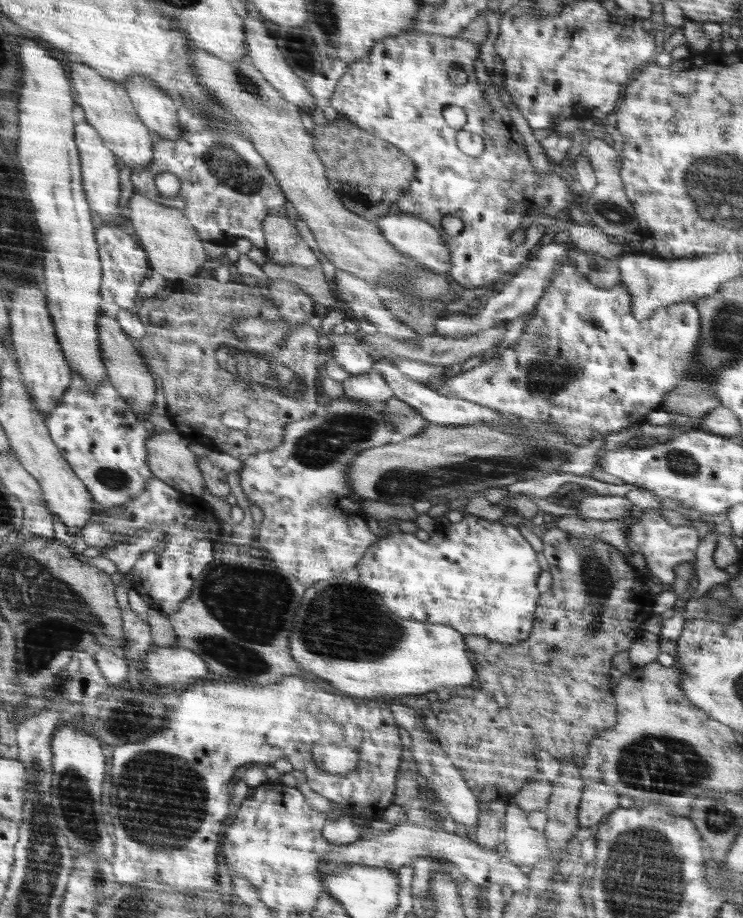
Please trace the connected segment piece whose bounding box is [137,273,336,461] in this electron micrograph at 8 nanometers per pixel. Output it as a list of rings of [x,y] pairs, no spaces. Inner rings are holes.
[[[203,273],[189,277],[184,281],[179,280],[177,283],[173,284],[172,292],[165,299],[160,299],[160,297],[154,296],[152,298],[144,299],[139,305],[140,310],[138,315],[146,326],[145,335],[137,340],[139,348],[142,349],[142,354],[146,356],[146,362],[149,363],[150,370],[152,370],[162,382],[166,415],[173,422],[173,425],[178,432],[190,441],[199,442],[211,451],[226,453],[238,460],[245,461],[248,457],[253,456],[256,453],[277,449],[281,442],[285,440],[286,425],[289,425],[291,422],[310,419],[314,416],[314,412],[318,410],[318,404],[316,404],[316,390],[314,390],[314,384],[316,384],[316,372],[318,372],[320,366],[324,366],[324,362],[333,360],[335,357],[336,344],[330,342],[327,350],[324,350],[324,352],[316,350],[316,344],[318,344],[318,332],[309,324],[306,324],[297,326],[297,329],[292,329],[287,334],[287,337],[285,338],[286,342],[282,344],[282,348],[280,350],[276,349],[276,354],[258,354],[258,350],[242,350],[244,342],[240,342],[240,339],[236,337],[236,333],[232,330],[234,322],[244,318],[262,318],[264,320],[277,322],[277,315],[279,314],[277,306],[260,293],[258,286],[252,288],[239,281],[235,282],[231,280],[223,284],[215,279],[213,273]],[[152,312],[165,312],[166,323],[164,324],[164,322],[162,322],[162,324],[154,324],[154,322],[152,322]],[[226,410],[240,410],[240,412],[244,412],[244,422],[248,422],[248,428],[246,428],[246,430],[230,430],[230,428],[226,428],[221,421]]]

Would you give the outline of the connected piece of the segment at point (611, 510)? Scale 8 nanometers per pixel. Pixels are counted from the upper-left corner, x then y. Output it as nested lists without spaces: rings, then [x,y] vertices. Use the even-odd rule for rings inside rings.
[[[588,496],[575,506],[582,519],[631,520],[629,513],[633,504],[622,496]]]

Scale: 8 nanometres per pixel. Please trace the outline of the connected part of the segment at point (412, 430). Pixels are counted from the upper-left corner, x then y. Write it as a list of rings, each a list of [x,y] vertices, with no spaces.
[[[392,398],[379,407],[385,412],[385,418],[389,419],[393,426],[396,426],[397,432],[392,436],[392,442],[412,438],[420,434],[430,424],[402,399]]]

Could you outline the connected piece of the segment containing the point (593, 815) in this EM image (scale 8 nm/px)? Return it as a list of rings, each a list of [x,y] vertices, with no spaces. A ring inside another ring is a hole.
[[[602,784],[584,787],[577,814],[580,827],[588,828],[602,824],[602,818],[619,807],[619,797],[620,794],[613,786]]]

